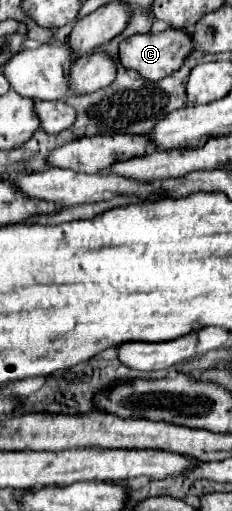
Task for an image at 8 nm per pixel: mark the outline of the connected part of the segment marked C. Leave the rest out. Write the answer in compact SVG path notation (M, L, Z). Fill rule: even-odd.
M162 30L156 34L134 34L118 44L118 60L126 70L138 72L146 80L162 80L164 76L178 70L184 58L192 52L192 38L182 30Z

